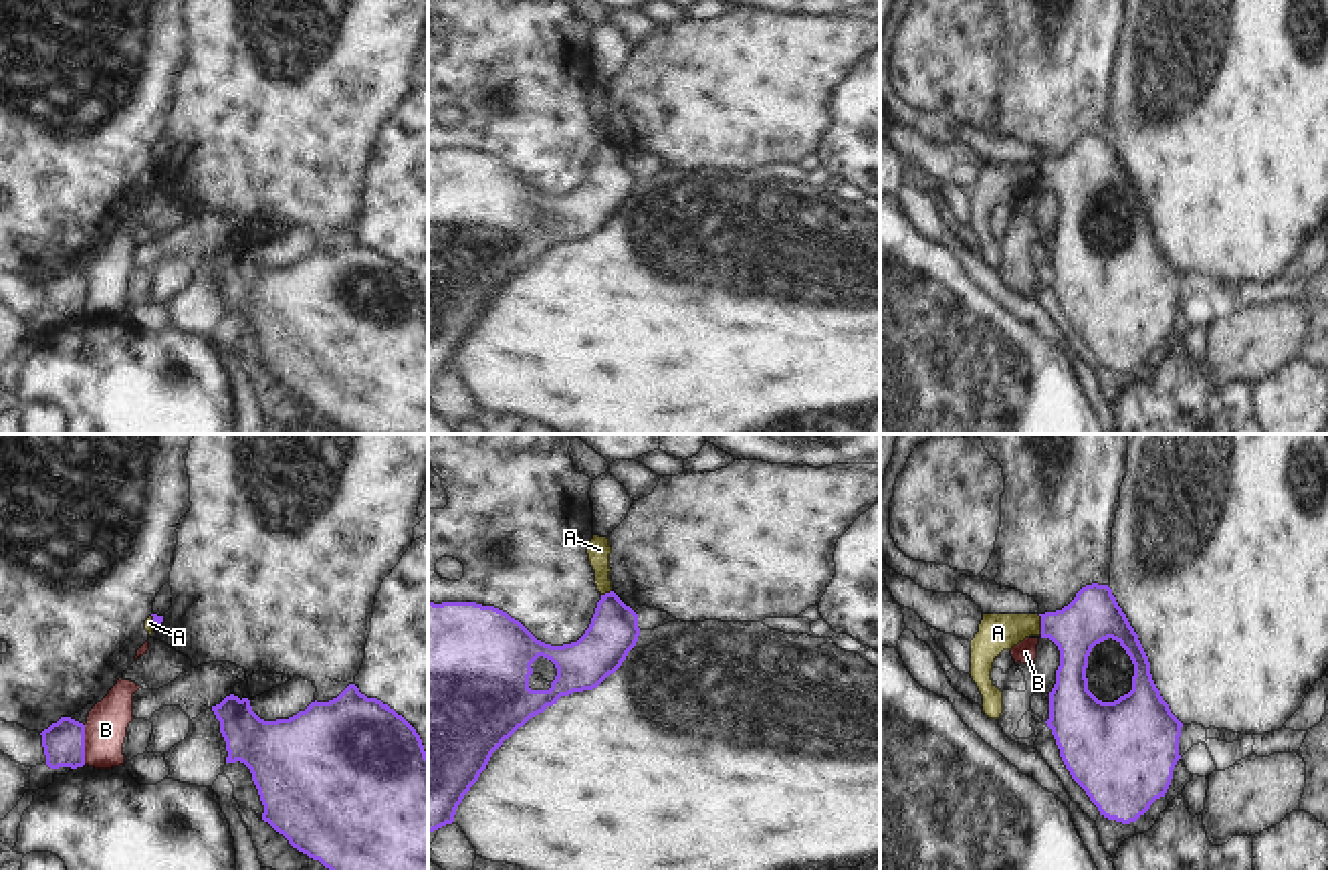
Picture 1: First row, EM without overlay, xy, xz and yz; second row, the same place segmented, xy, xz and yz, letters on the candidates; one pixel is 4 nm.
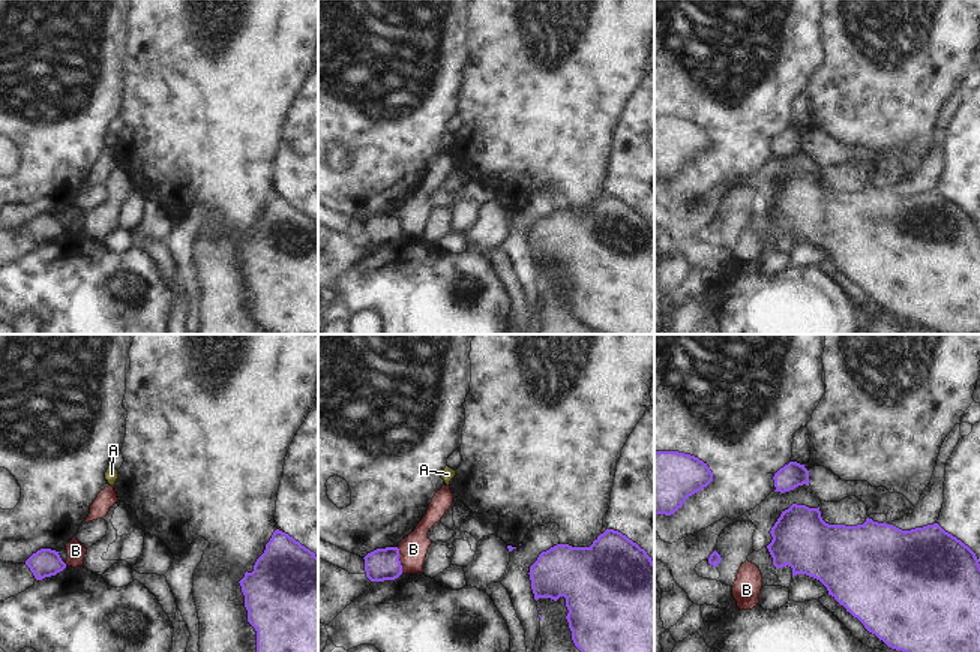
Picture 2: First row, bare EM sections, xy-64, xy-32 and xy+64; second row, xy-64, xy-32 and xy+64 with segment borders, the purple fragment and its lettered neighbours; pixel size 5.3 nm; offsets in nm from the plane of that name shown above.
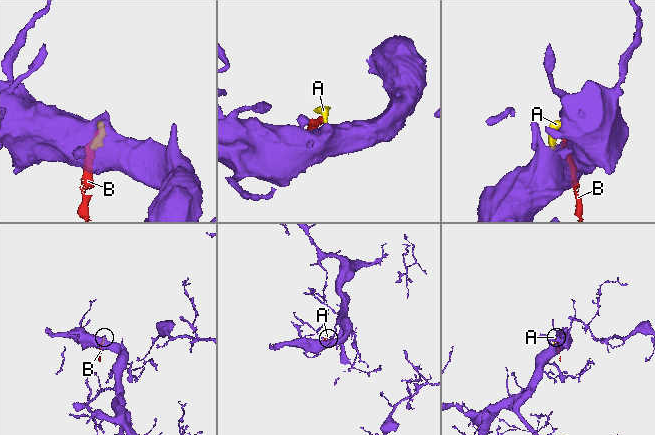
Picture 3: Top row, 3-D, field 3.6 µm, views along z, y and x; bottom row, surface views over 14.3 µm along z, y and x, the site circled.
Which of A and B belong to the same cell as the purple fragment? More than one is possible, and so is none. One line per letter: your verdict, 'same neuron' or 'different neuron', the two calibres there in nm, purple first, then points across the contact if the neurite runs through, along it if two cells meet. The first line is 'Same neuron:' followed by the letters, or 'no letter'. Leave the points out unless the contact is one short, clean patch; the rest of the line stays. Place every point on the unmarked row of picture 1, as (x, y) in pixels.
Same neuron: A
A: same neuron | 220/150 nm | across yz (1092, 164), (1082, 172), (1042, 172), (1024, 172), (998, 180)
B: different neuron | 170/170 nm | along xy (83, 273), (85, 311)

